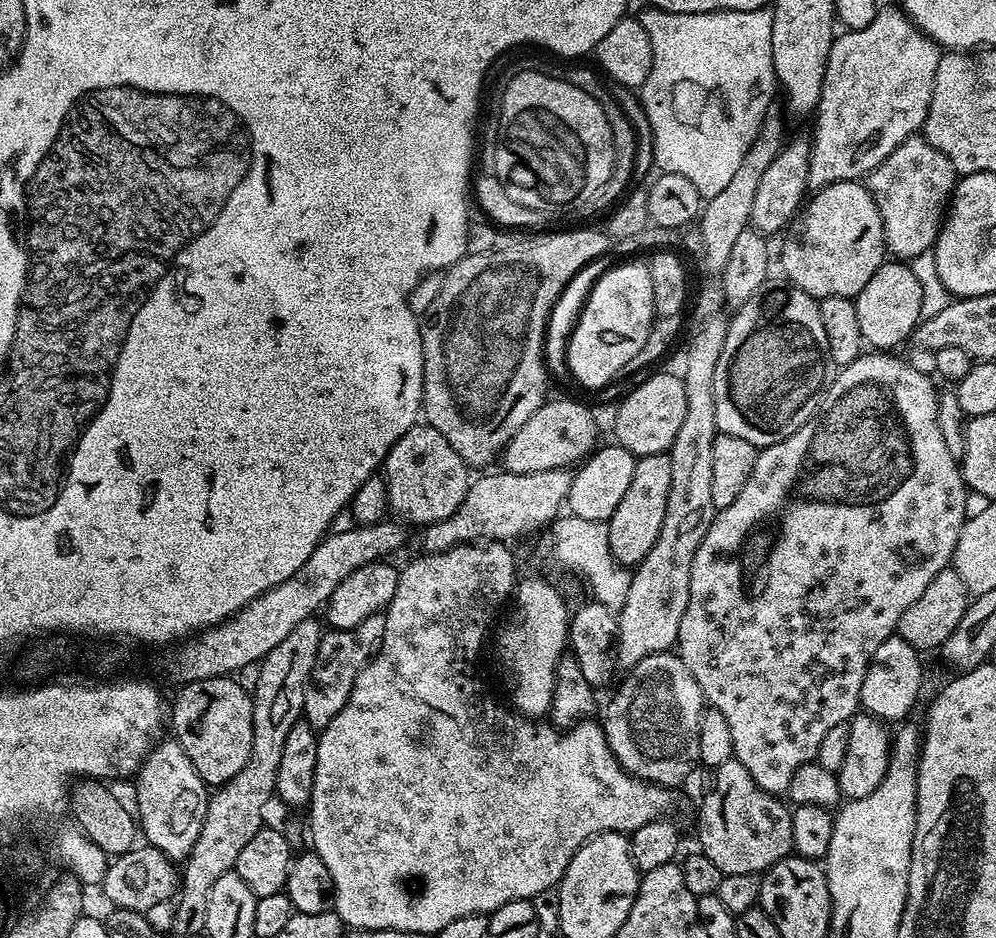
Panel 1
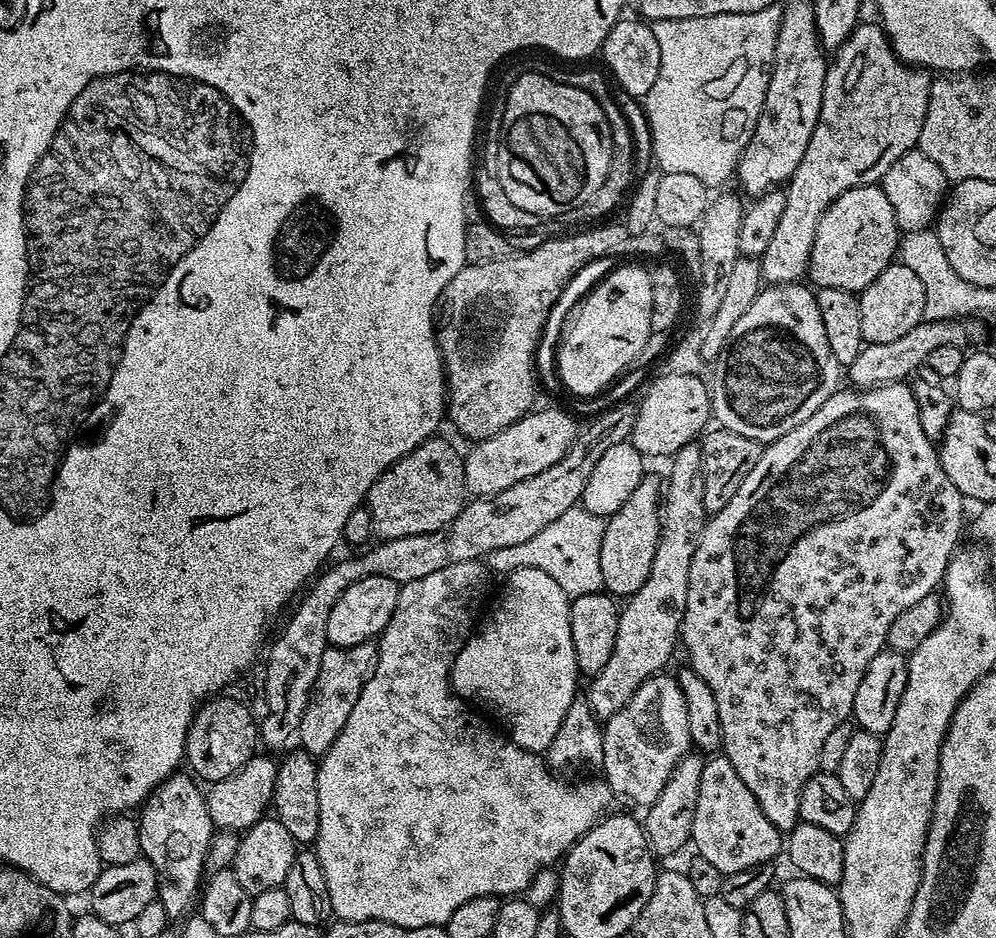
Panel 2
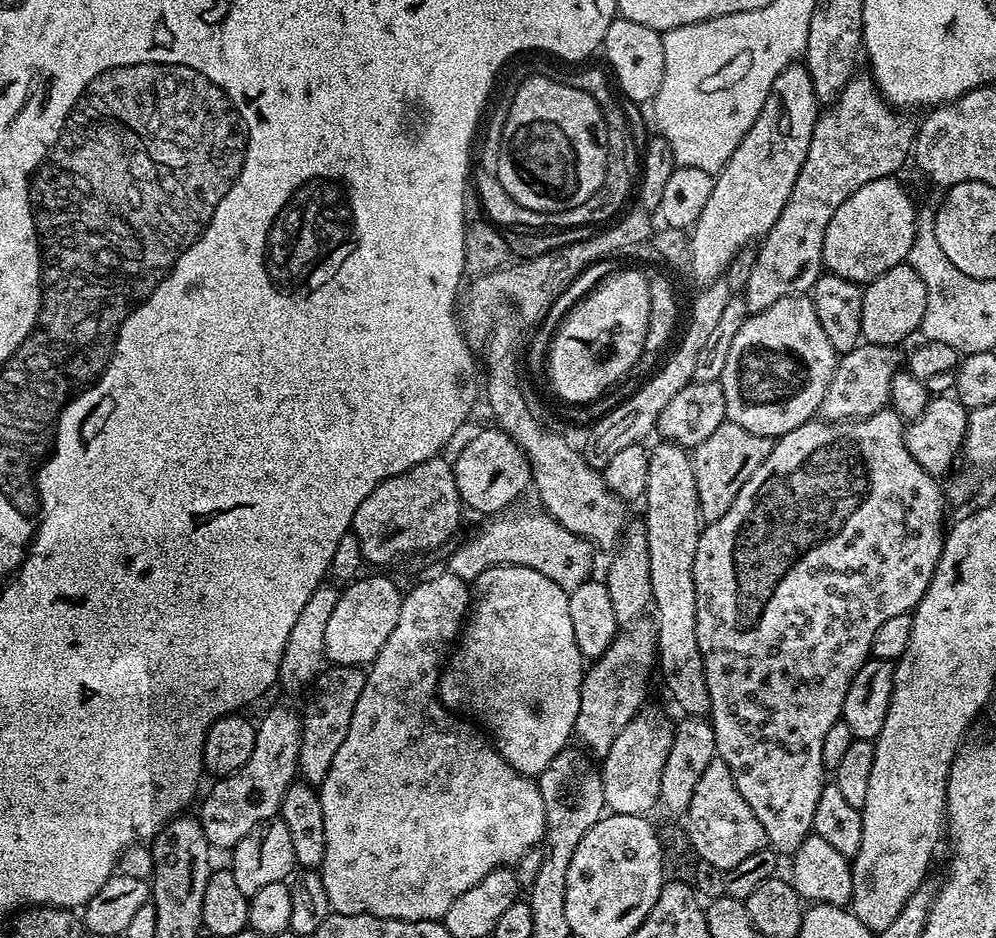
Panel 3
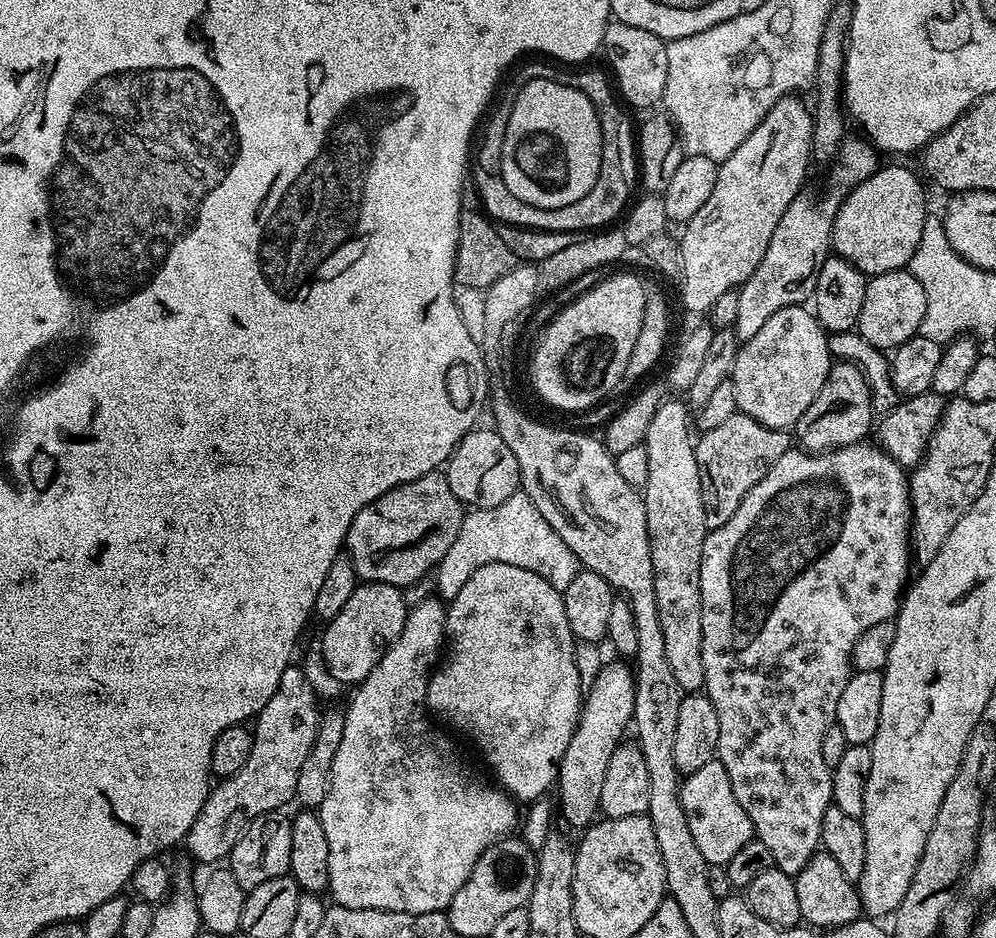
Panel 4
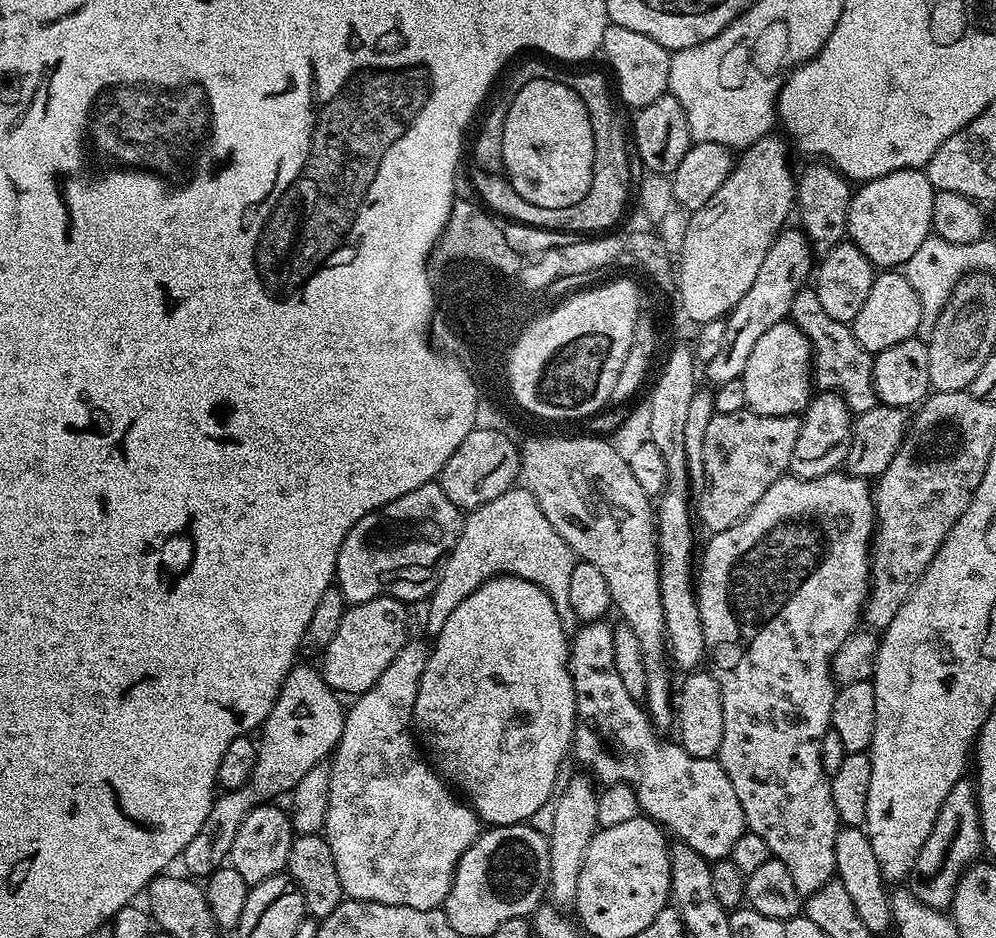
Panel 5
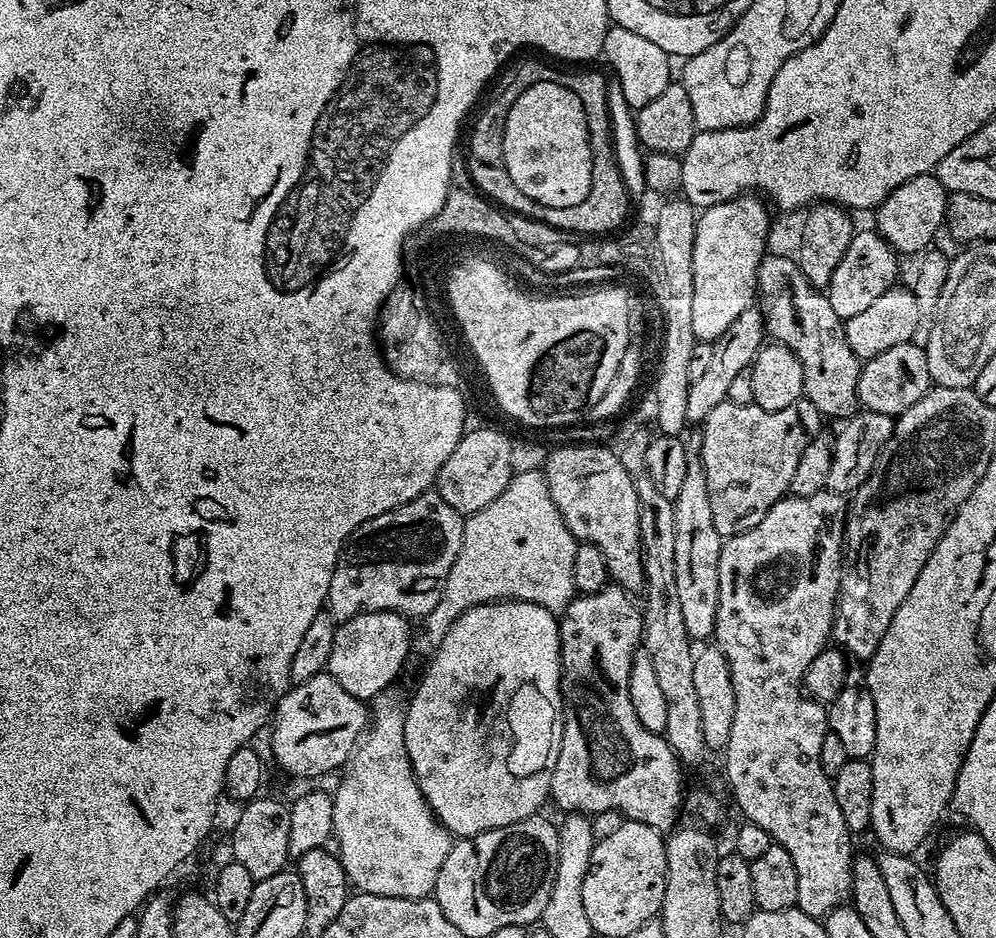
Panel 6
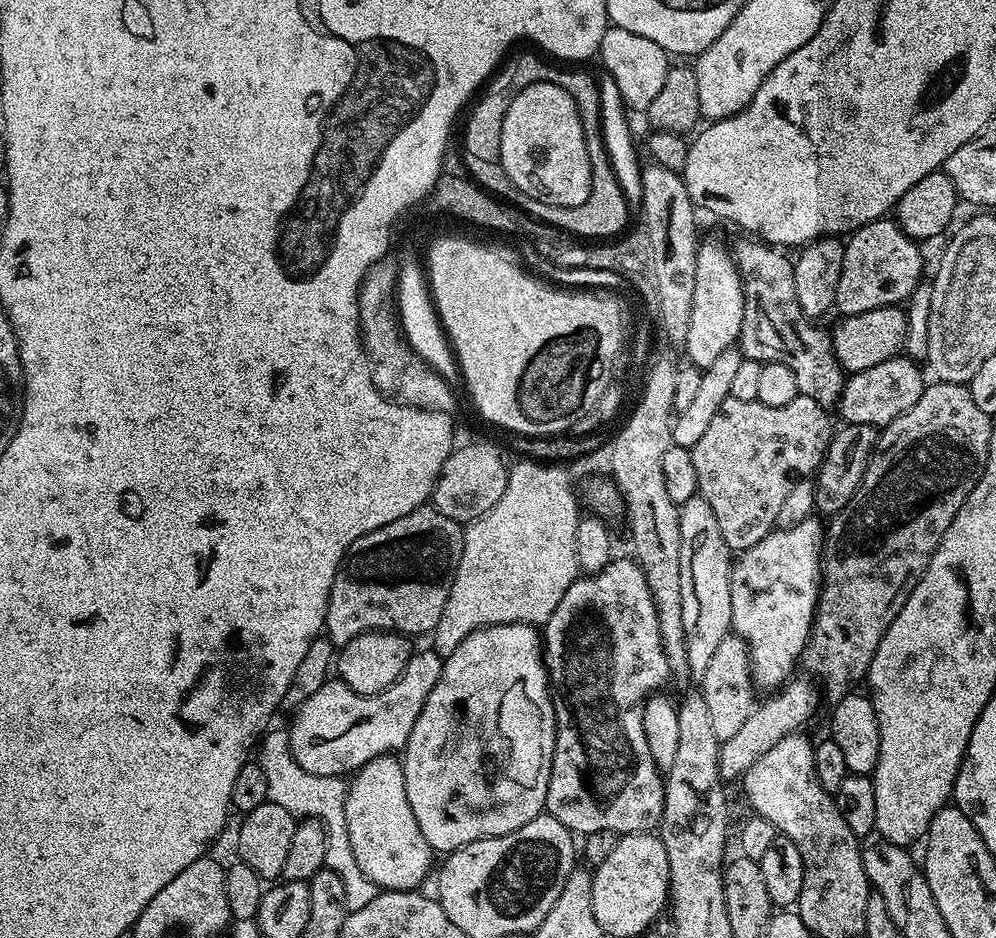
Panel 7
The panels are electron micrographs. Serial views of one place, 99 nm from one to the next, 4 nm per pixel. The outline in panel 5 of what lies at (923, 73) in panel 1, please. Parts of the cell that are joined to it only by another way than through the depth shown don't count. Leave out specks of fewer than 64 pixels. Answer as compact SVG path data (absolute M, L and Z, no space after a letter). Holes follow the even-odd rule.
M785 227L777 236L766 258L762 258L762 266L758 269L758 275L754 277L750 290L742 294L742 298L725 319L726 338L723 347L706 365L708 380L712 386L734 382L743 377L746 361L750 358L750 350L754 350L758 338L762 338L762 334L766 334L770 326L774 326L791 313L794 298L807 285L804 284L807 280L809 283L814 272L812 256L814 257L812 244L799 227Z

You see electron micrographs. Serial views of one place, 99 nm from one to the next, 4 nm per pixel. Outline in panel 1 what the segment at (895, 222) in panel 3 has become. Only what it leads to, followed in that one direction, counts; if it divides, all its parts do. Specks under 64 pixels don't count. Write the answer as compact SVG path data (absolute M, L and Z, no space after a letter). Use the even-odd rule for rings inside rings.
M843 180L819 189L803 205L795 228L796 233L785 242L780 256L778 252L778 264L784 267L784 272L788 275L787 283L791 287L801 288L806 294L813 296L817 302L839 296L854 298L862 290L862 286L866 286L866 282L870 282L870 278L874 278L876 271L886 263L882 214L871 192L863 183Z

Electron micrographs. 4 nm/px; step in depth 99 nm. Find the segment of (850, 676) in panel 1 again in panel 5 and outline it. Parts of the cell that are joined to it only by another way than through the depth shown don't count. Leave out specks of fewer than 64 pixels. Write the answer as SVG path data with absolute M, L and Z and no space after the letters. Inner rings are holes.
M837 470L826 474L822 478L810 478L803 480L791 474L785 474L778 478L778 482L774 482L774 486L770 486L770 490L766 490L766 494L762 494L762 498L758 498L758 502L754 502L754 506L750 510L750 514L746 514L746 518L742 518L734 526L730 526L730 530L722 530L721 532L713 532L707 538L708 545L704 548L704 557L699 557L698 560L698 583L696 585L696 601L698 602L698 610L702 614L702 630L706 638L706 660L710 665L710 671L713 678L718 682L720 693L722 694L722 722L724 723L724 733L722 734L722 746L718 753L718 759L722 770L726 770L726 778L730 778L730 783L734 785L734 791L738 793L738 802L742 802L742 810L744 817L748 823L747 831L758 834L758 838L766 841L766 846L770 846L773 857L778 862L782 862L782 866L786 866L786 870L790 870L790 878L794 878L794 886L798 886L801 897L807 898L813 892L818 891L823 884L828 883L836 875L836 863L834 862L834 838L840 832L842 827L838 814L834 810L834 802L830 794L830 786L828 785L830 776L824 771L822 766L822 738L828 733L832 727L832 707L834 706L834 698L838 691L838 685L832 678L832 659L834 654L838 654L838 648L842 646L842 642L846 642L846 638L850 638L852 632L857 631L860 620L860 611L864 608L864 603L869 603L870 600L870 549L876 531L876 505L874 503L874 492L870 487L869 481L863 476L852 476L847 470Z

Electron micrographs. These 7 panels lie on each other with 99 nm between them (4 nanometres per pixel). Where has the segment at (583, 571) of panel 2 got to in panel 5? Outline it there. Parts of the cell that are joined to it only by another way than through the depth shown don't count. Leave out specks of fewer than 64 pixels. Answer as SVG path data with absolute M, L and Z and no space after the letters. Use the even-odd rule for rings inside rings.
M513 486L507 492L498 494L498 498L471 509L464 516L464 525L458 542L443 561L438 586L426 601L429 633L440 632L442 626L446 626L446 618L454 614L454 609L491 576L517 576L542 586L542 590L546 590L546 594L552 600L552 605L558 610L560 619L565 622L571 621L573 614L570 610L570 574L577 563L577 557L573 556L570 546L566 546L558 530L554 530L554 526L550 526L550 521L546 519L546 514L542 514L542 506L538 506L532 491L527 486Z

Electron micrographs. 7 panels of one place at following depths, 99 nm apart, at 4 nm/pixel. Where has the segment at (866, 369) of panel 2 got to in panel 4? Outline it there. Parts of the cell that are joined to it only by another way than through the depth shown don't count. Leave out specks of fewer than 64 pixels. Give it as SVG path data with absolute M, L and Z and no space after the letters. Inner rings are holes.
M836 362L828 371L822 390L818 390L818 398L806 406L806 414L794 425L794 436L796 432L803 451L830 452L833 448L861 443L871 424L873 427L874 413L866 378L853 364Z

